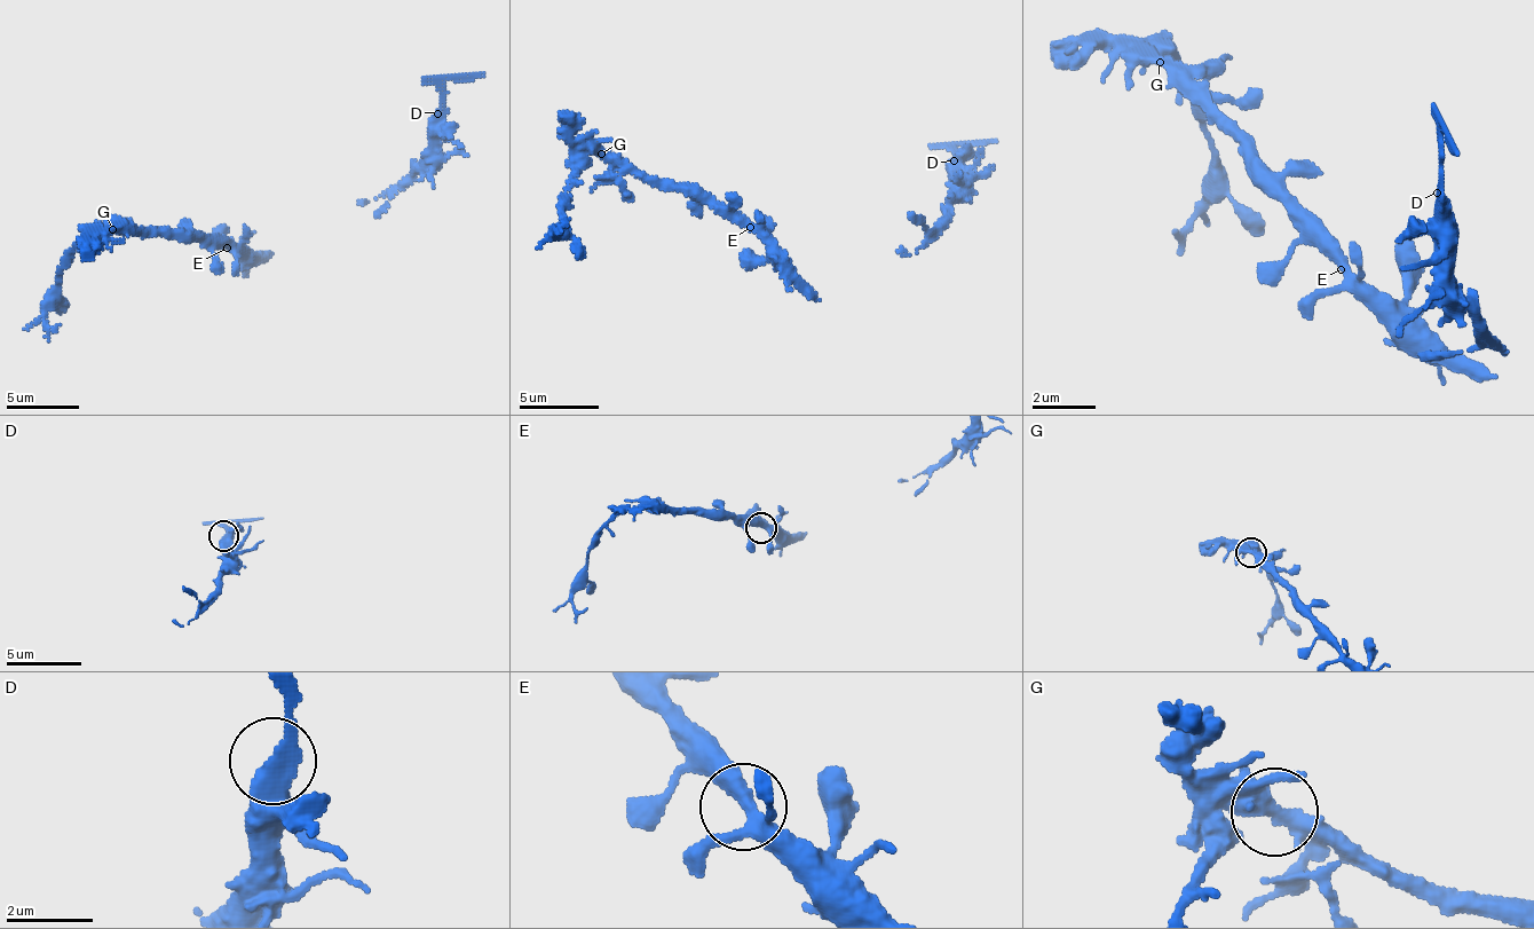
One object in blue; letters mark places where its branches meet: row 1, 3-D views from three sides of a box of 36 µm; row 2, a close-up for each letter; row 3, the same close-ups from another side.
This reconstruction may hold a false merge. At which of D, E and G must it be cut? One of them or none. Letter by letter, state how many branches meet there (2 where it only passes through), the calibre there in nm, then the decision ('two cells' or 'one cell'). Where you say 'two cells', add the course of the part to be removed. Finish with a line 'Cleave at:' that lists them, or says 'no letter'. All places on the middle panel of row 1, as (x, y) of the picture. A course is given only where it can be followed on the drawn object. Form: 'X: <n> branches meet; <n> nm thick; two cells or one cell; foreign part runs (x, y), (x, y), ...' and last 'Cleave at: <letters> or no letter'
D: 2 branches meet; 360 nm thick; one cell
E: 4 branches meet; 320 nm thick; one cell
G: 4 branches meet; 320 nm thick; two cells; foreign part runs (602, 152), (587, 154), (571, 181), (562, 211), (560, 234), (562, 231)
Cleave at: G

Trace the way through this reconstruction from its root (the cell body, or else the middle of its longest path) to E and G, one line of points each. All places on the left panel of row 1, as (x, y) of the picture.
E: (253, 257), (227, 248)
G: (253, 257), (230, 246), (175, 233), (135, 228), (113, 230)

